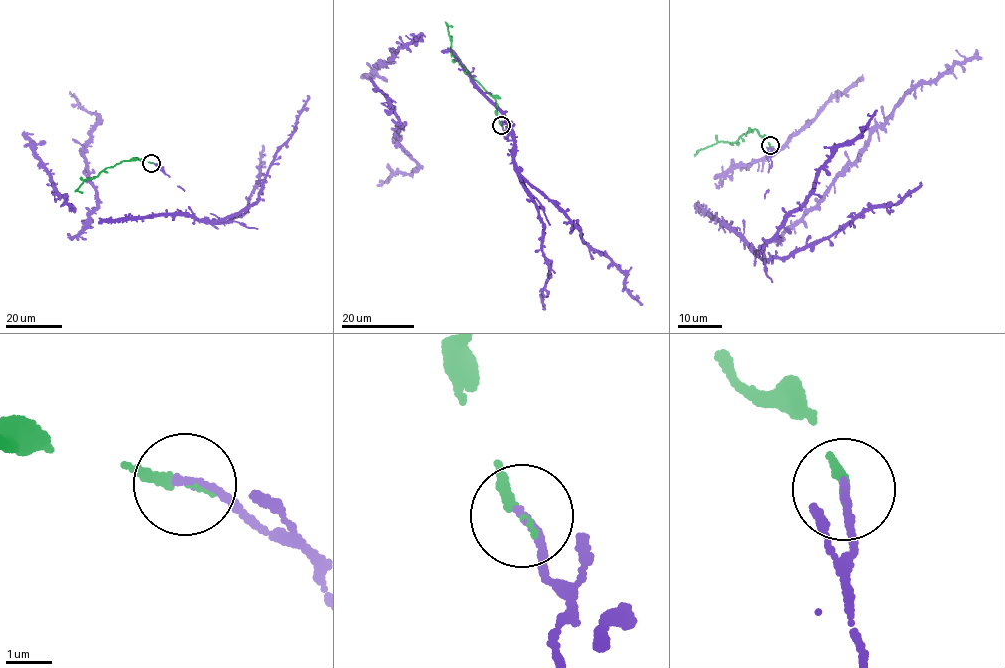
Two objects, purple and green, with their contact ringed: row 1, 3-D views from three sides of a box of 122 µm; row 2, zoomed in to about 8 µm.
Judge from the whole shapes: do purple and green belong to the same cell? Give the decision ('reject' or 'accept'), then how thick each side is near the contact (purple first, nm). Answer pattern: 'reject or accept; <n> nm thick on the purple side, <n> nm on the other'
accept; 170 nm thick on the purple side, 190 nm on the other

